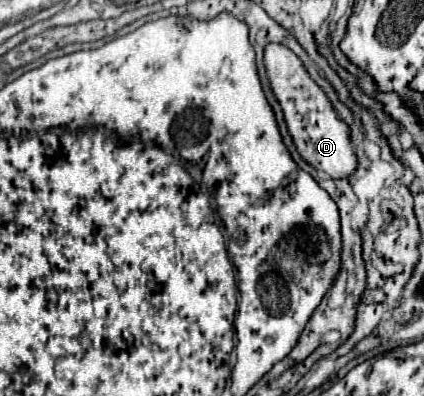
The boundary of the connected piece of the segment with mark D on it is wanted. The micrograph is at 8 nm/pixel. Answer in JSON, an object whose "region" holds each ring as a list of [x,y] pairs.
{"region":[[[278,43],[266,45],[264,63],[272,91],[282,105],[288,131],[304,161],[308,161],[314,169],[328,173],[332,179],[350,177],[358,167],[356,149],[350,139],[350,127],[344,123],[344,119],[338,117],[322,87],[312,81],[302,61],[286,45],[278,45]]]}

